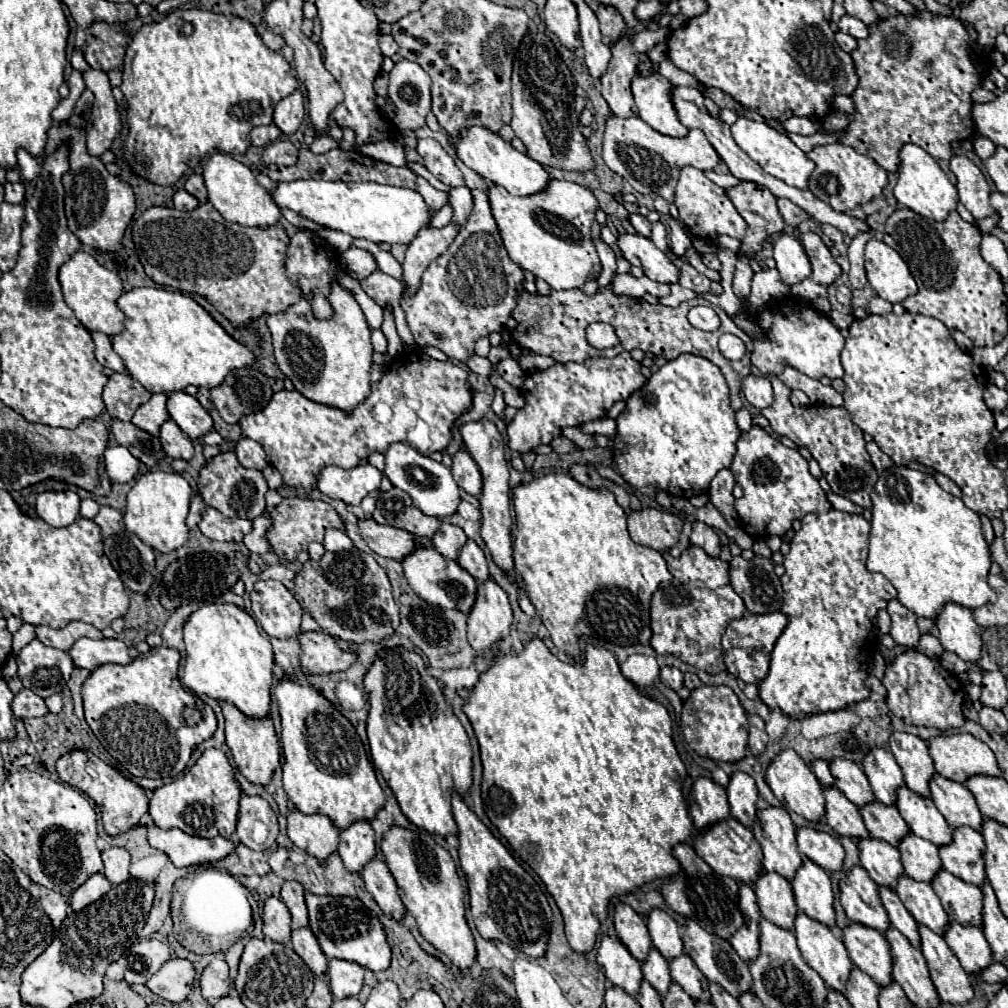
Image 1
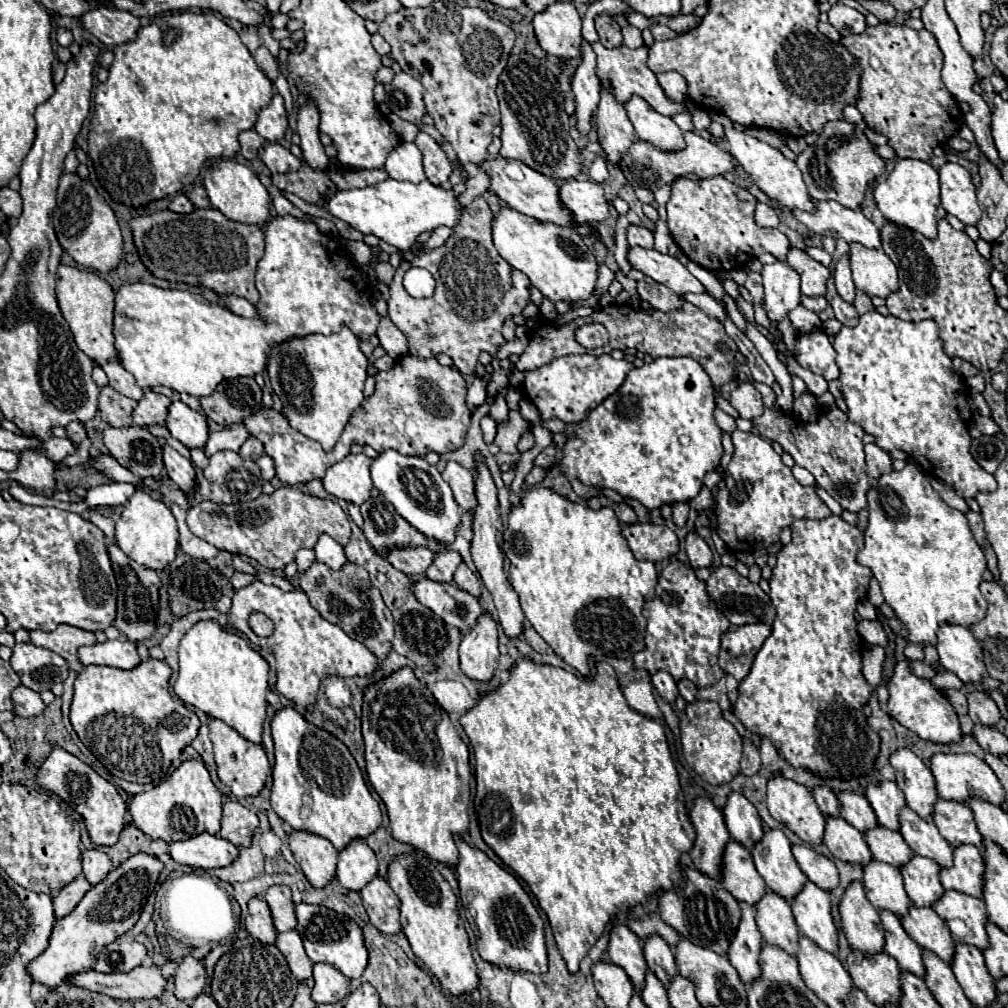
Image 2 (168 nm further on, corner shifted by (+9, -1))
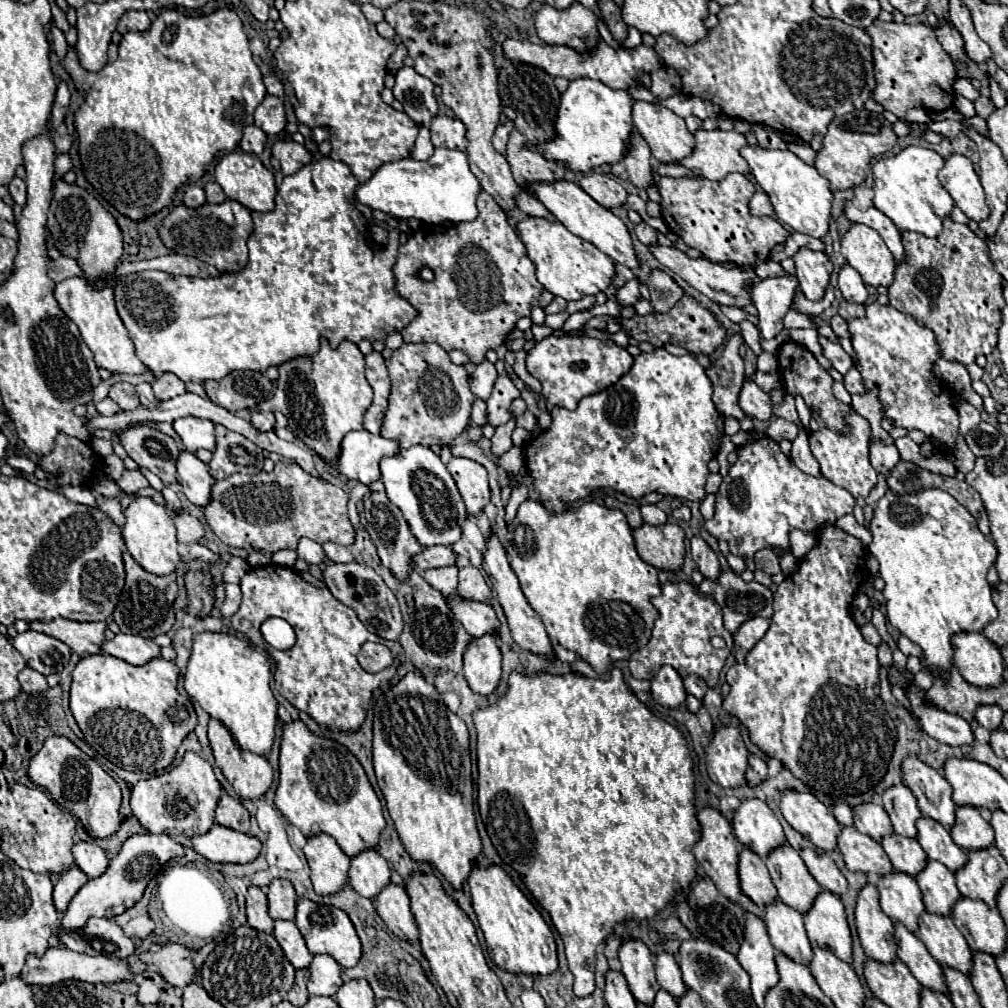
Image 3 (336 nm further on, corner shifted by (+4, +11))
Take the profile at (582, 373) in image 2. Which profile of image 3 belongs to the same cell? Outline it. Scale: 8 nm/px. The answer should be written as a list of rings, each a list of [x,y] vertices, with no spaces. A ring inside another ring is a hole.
[[[551,334],[527,354],[527,370],[543,384],[543,398],[553,406],[563,406],[567,410],[577,408],[581,398],[615,384],[623,374],[629,372],[631,364],[633,356],[613,340],[597,340],[587,336],[559,338]]]

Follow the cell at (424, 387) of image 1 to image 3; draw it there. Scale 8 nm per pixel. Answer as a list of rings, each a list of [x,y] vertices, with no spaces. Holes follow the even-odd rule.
[[[403,344],[387,360],[391,396],[383,414],[381,436],[397,442],[401,448],[413,444],[447,446],[469,426],[471,402],[469,374],[465,366],[449,360],[449,354],[439,344]]]

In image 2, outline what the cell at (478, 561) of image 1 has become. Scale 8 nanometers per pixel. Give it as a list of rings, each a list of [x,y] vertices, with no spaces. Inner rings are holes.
[[[462,562],[462,564],[458,566],[458,570],[456,570],[454,584],[456,584],[460,590],[466,590],[468,594],[480,598],[480,586],[482,586],[482,582],[480,582],[480,578],[478,578],[476,574],[470,572],[470,568],[468,568],[464,562]]]

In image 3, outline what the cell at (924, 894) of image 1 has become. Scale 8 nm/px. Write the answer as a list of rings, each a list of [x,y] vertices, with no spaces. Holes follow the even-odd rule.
[[[925,910],[919,916],[917,938],[927,946],[931,956],[941,966],[951,966],[963,974],[969,974],[973,952],[963,934],[953,924],[951,916]]]

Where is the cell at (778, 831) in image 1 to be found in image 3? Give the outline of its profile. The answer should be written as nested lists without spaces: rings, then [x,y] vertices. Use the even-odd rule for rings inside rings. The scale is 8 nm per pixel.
[[[781,844],[765,856],[765,864],[779,892],[779,898],[791,908],[805,914],[815,896],[821,892],[821,886],[817,884],[817,880],[813,880],[813,876],[809,876],[799,850],[789,844]]]

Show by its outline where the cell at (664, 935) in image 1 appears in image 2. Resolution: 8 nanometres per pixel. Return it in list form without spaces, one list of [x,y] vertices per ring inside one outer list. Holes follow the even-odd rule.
[[[652,936],[644,942],[644,958],[648,962],[648,970],[664,986],[668,986],[672,982],[672,978],[678,974],[674,954],[672,954],[670,946],[660,936]]]

